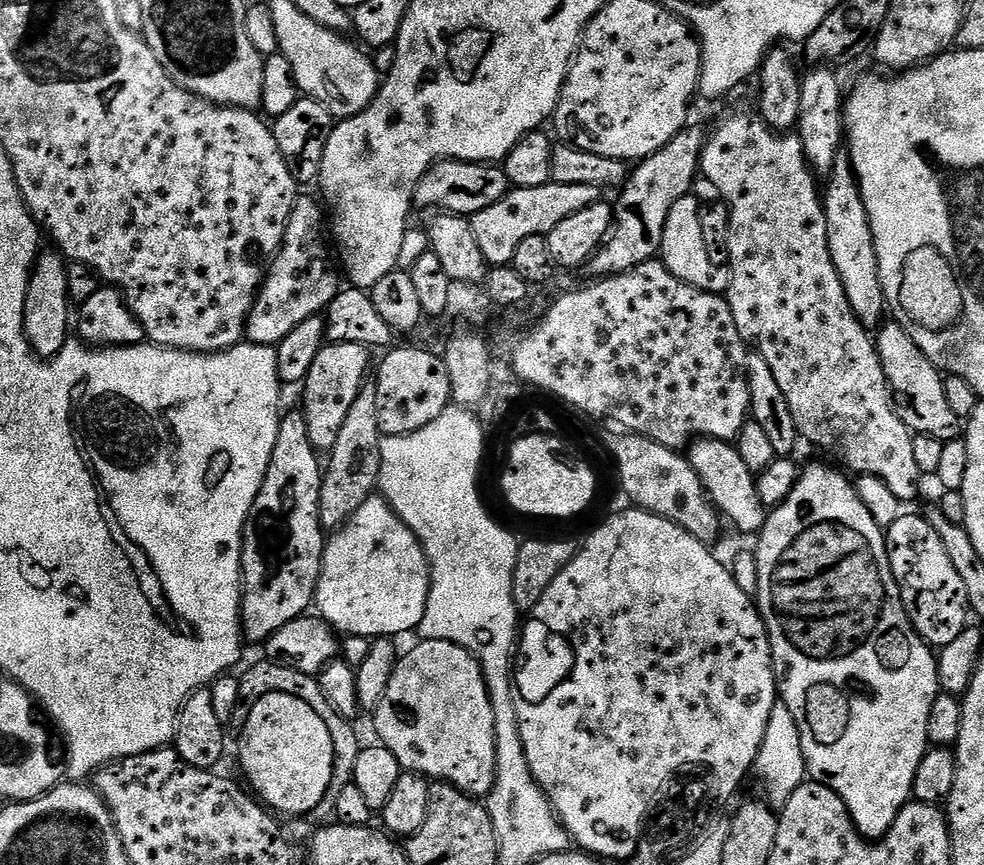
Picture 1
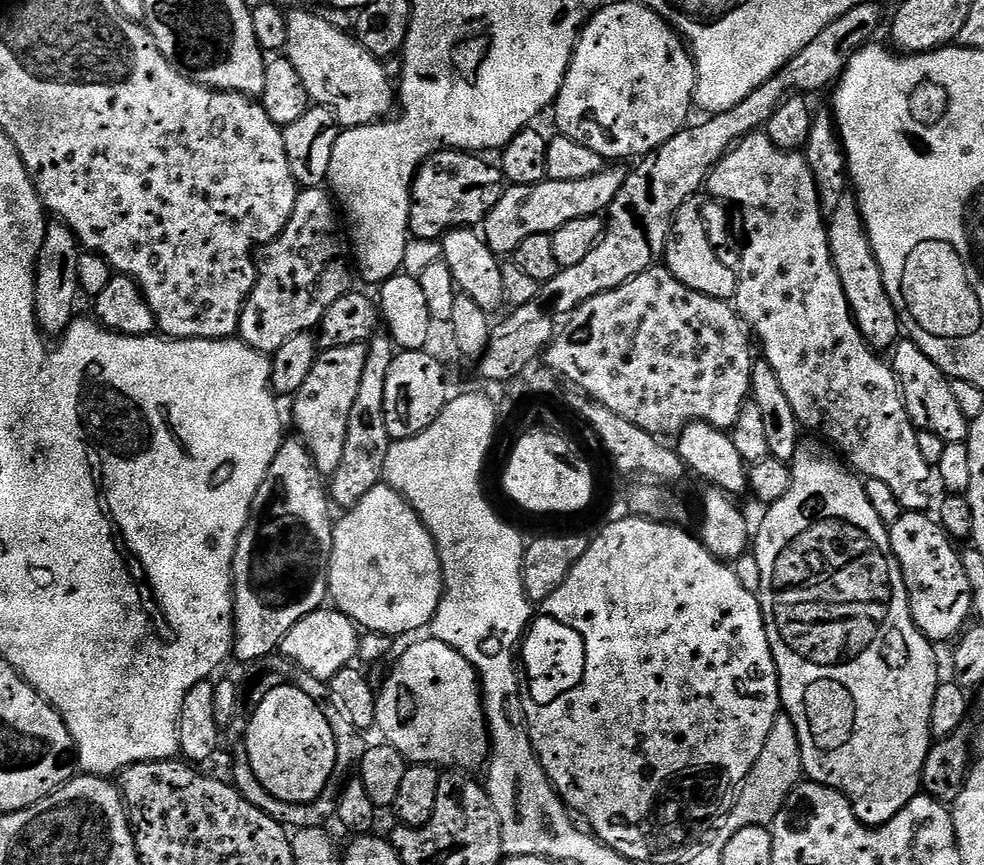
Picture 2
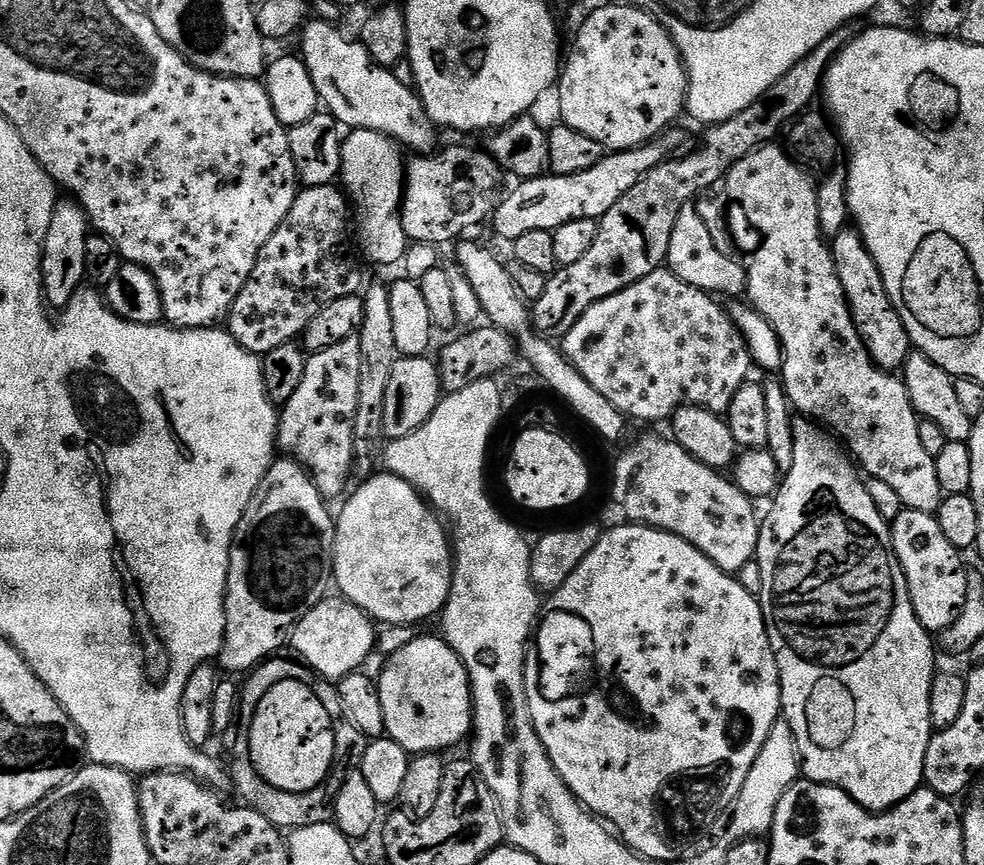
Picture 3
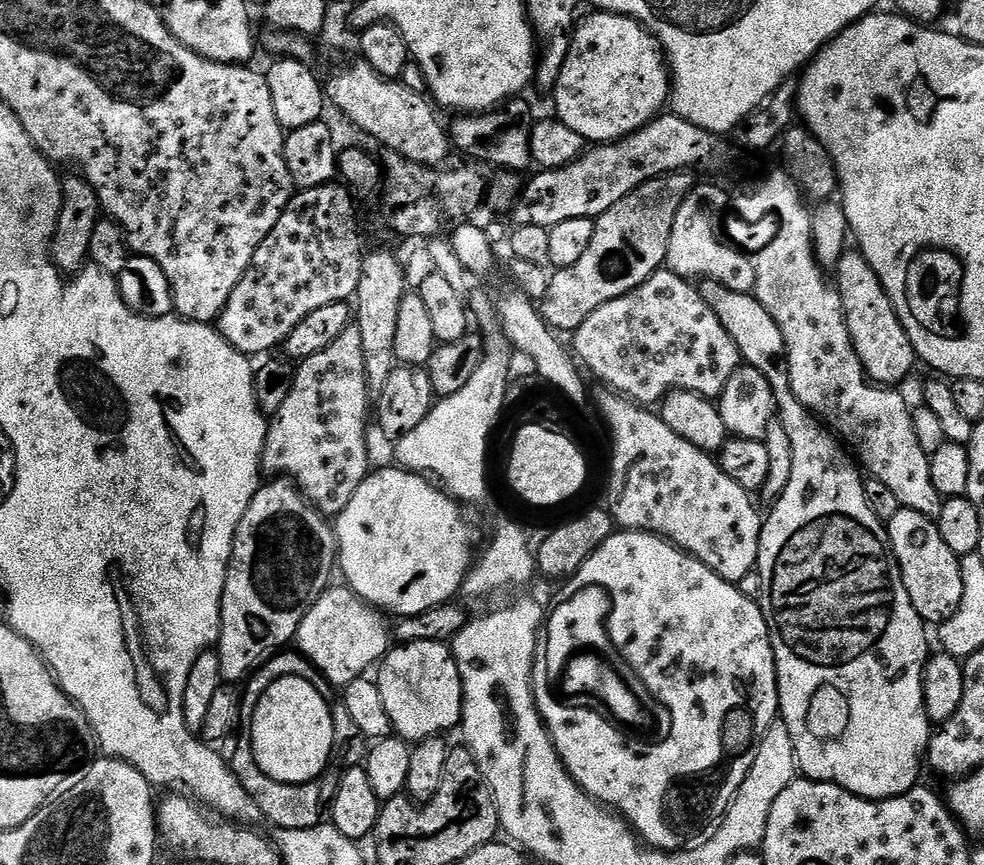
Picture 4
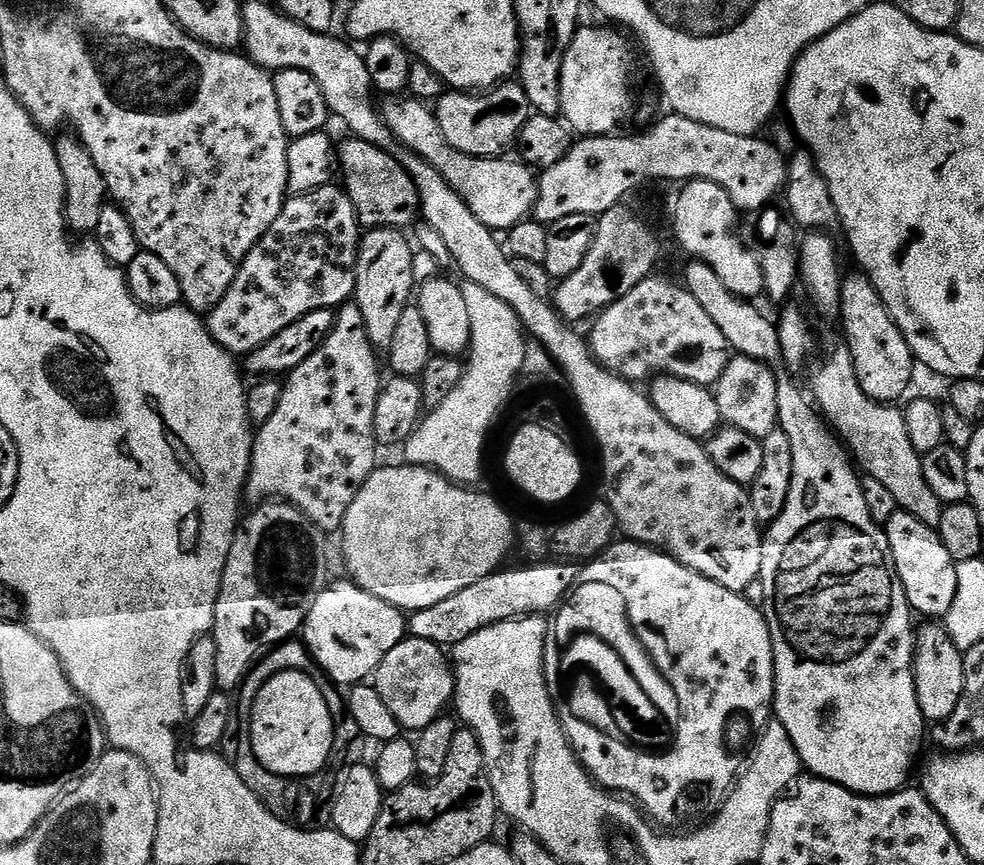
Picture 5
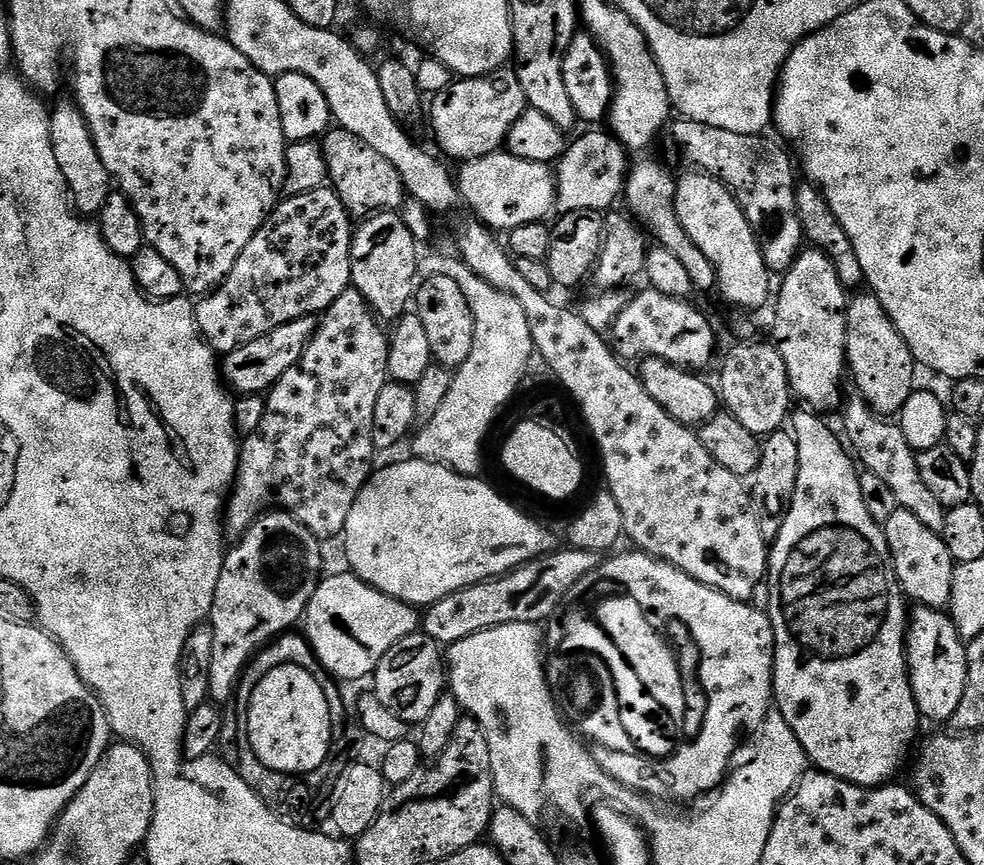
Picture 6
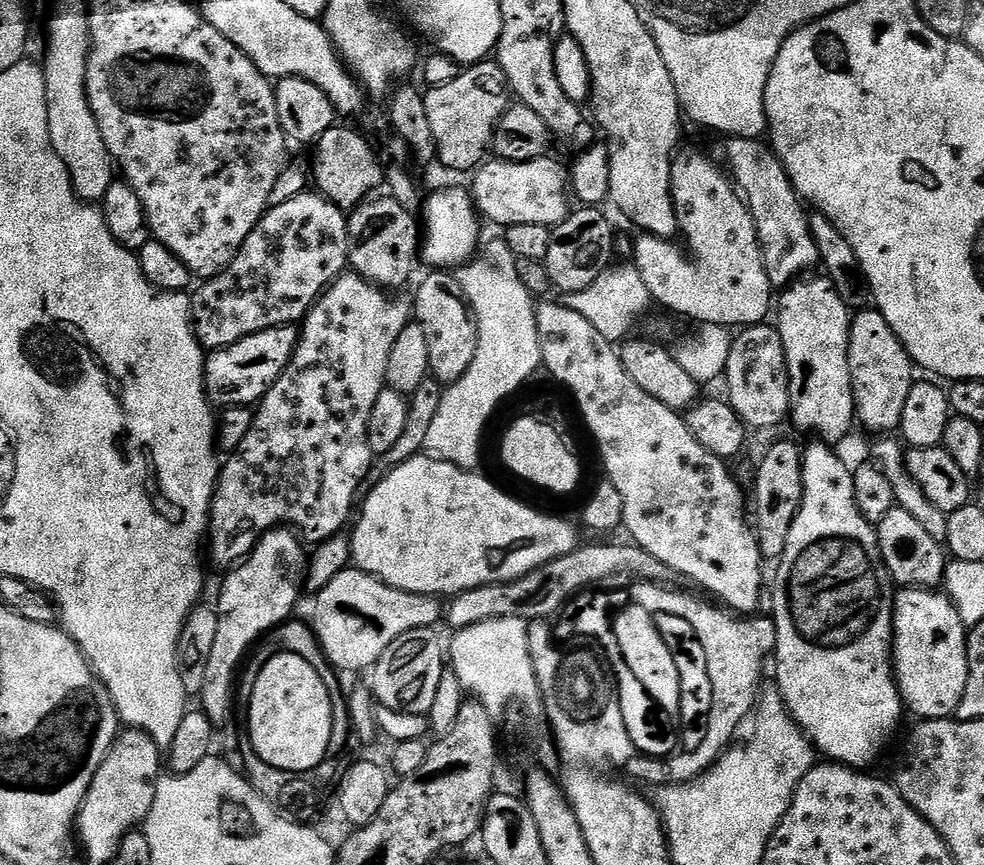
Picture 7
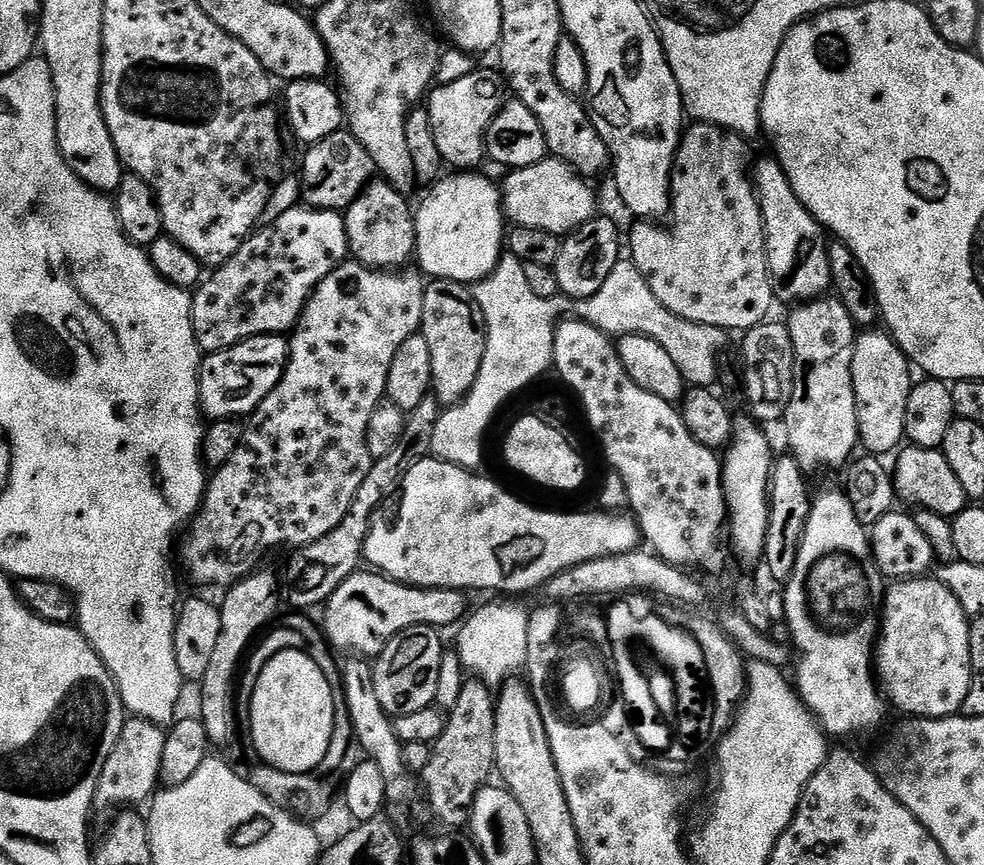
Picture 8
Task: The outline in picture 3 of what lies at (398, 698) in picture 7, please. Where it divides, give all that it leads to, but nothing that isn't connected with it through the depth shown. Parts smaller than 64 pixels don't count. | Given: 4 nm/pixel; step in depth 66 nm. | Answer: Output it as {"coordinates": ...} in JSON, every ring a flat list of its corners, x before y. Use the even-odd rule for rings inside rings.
{"coordinates":[[417,635,416,640,389,655,384,673,378,676,382,718,387,739,398,742,409,754,440,754,469,739,474,728,472,715,472,680,460,655,439,635]]}

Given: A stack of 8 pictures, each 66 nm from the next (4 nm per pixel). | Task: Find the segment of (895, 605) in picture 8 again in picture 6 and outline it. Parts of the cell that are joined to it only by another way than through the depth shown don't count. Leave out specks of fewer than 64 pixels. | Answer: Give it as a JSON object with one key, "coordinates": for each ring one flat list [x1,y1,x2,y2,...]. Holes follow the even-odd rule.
{"coordinates":[[916,606,911,609,908,622,908,680,916,699,916,709,921,717,928,720,951,721,958,702,966,690,968,673,968,649,966,641,956,629,947,611,938,608]]}

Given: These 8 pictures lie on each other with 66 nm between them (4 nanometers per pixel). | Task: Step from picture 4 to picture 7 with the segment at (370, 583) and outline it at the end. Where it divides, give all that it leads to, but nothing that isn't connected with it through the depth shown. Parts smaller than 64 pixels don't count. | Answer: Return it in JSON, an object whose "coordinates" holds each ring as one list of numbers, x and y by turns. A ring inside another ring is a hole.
{"coordinates":[[427,454,410,458,393,468,371,487,368,497,363,497,362,507,355,517,356,529,350,532,355,567,398,590,453,598,472,588,512,583,577,549,574,525,556,516,547,516,536,508,522,506,508,497,501,485,478,473]]}

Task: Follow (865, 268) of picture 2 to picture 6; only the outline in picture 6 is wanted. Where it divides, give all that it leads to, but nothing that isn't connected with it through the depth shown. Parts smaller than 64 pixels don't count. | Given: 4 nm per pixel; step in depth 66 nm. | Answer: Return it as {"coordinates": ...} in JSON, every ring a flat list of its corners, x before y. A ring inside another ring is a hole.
{"coordinates":[[865,294,851,301,846,313,847,371,856,379,859,399,863,400,877,416,885,418,895,417,906,406,906,398,917,387,916,371,918,365,910,346,898,334,894,322,886,314,882,302,871,294]]}

